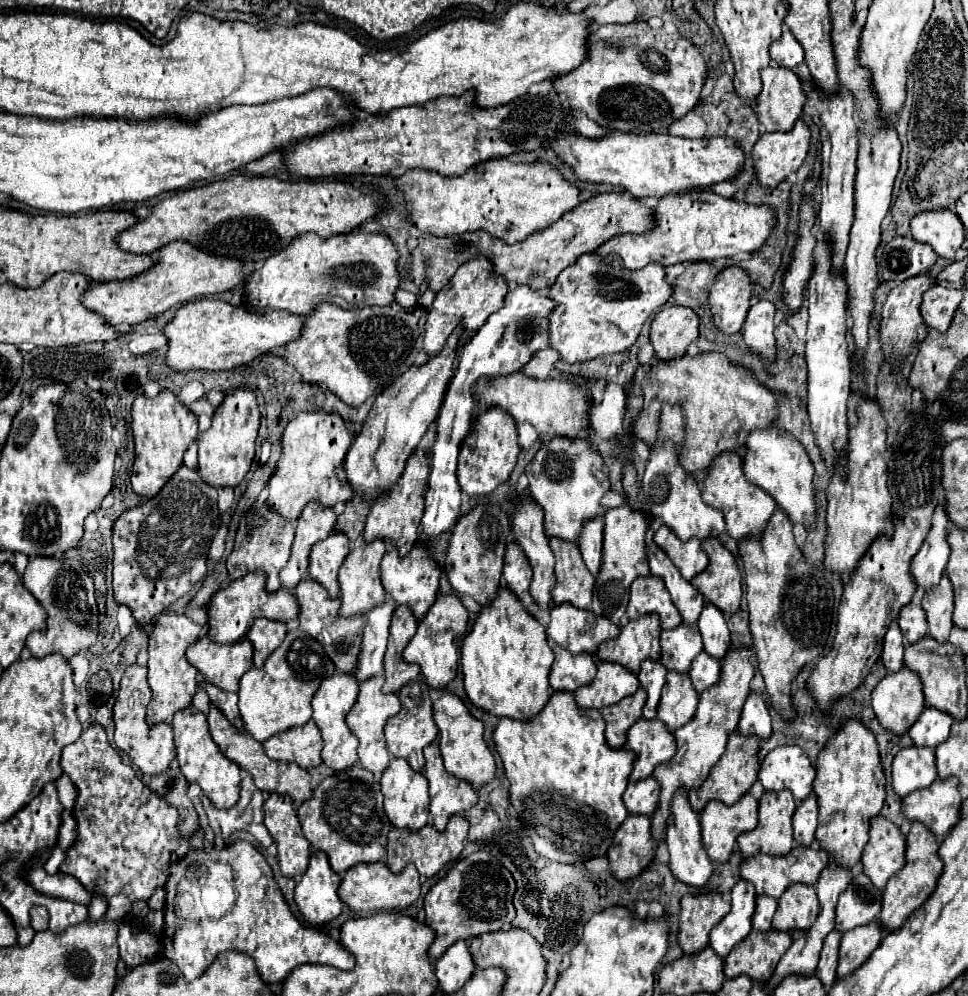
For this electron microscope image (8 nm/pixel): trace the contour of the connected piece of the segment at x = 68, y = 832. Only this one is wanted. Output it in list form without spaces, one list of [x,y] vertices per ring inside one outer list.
[[[63,809],[61,813],[61,825],[59,825],[59,837],[57,837],[57,845],[63,845],[63,847],[69,847],[77,837],[77,827],[73,823],[73,815],[71,811]]]

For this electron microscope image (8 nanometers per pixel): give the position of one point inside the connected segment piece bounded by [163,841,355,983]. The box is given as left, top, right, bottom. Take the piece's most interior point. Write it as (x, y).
(261, 925)

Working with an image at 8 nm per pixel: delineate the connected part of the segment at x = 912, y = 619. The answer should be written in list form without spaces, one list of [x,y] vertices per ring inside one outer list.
[[[905,605],[899,613],[899,627],[907,643],[917,643],[927,635],[927,619],[925,611],[919,605]]]

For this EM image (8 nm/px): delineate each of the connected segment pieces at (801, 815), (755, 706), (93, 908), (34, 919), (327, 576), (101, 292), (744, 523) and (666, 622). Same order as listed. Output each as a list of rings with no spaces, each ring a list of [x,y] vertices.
[[[809,795],[803,799],[793,815],[793,837],[797,845],[809,847],[815,841],[815,829],[817,829],[817,799]]]
[[[749,693],[739,721],[741,735],[757,735],[759,739],[769,739],[771,735],[771,717],[767,711],[767,703],[761,695]]]
[[[93,897],[89,903],[89,919],[101,919],[107,911],[107,903],[101,897]]]
[[[31,907],[29,917],[31,917],[31,927],[33,927],[35,931],[45,931],[45,929],[47,929],[49,913],[45,911],[45,907]]]
[[[333,533],[327,539],[315,543],[309,557],[309,577],[321,583],[331,597],[339,595],[337,571],[349,553],[349,539],[343,533]]]
[[[177,241],[157,251],[157,265],[151,267],[149,271],[127,281],[93,283],[93,287],[83,295],[83,303],[91,311],[97,311],[99,315],[103,315],[107,323],[115,327],[133,327],[141,321],[147,321],[165,313],[171,307],[177,307],[207,295],[231,291],[233,287],[237,287],[247,279],[243,267],[245,263],[239,259],[225,259],[223,255],[215,255],[191,243]]]
[[[725,453],[719,455],[711,469],[709,475],[705,479],[703,485],[703,499],[707,505],[719,509],[725,517],[725,525],[727,525],[727,535],[735,541],[743,541],[743,539],[759,539],[761,531],[765,529],[767,521],[771,519],[777,503],[773,503],[771,495],[765,495],[765,491],[761,491],[759,487],[753,487],[753,483],[749,483],[741,471],[743,461],[737,453]]]
[[[647,575],[647,577],[637,577],[631,585],[631,595],[629,595],[629,605],[627,605],[627,615],[629,619],[637,619],[649,613],[657,613],[661,619],[661,629],[673,629],[677,627],[683,619],[673,605],[667,587],[661,583],[661,579]]]

